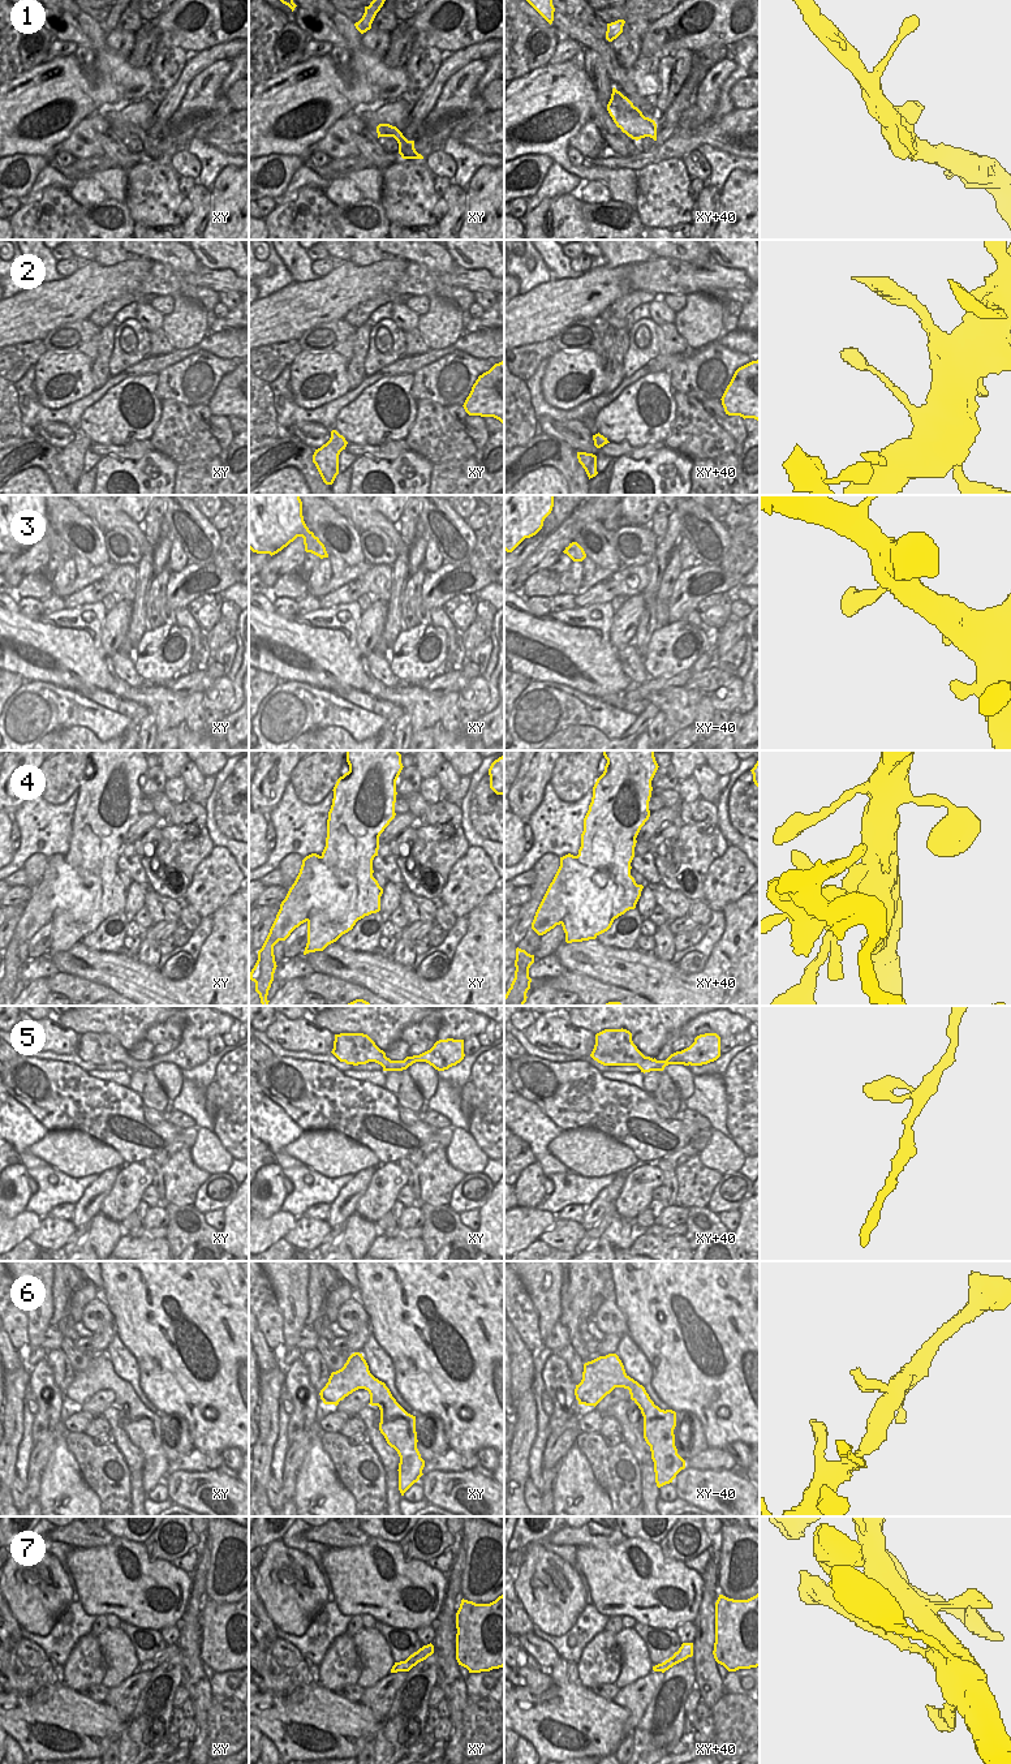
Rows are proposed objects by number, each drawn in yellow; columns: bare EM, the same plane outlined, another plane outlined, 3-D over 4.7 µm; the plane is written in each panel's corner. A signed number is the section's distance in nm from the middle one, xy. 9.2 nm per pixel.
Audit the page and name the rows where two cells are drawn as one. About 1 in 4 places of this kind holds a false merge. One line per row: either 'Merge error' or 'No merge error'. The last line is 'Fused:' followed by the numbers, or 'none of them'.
1: No merge error
2: No merge error
3: No merge error
4: Merge error
5: No merge error
6: No merge error
7: No merge error
Fused: 4.

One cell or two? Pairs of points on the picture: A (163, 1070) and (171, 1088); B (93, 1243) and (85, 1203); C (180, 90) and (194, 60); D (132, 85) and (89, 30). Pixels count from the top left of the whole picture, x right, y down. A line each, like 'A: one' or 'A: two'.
A: one
B: two
C: one
D: one

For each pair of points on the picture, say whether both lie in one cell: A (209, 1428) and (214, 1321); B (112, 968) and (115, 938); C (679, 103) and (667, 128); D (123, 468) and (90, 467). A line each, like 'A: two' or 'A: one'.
A: one
B: two
C: one
D: two

